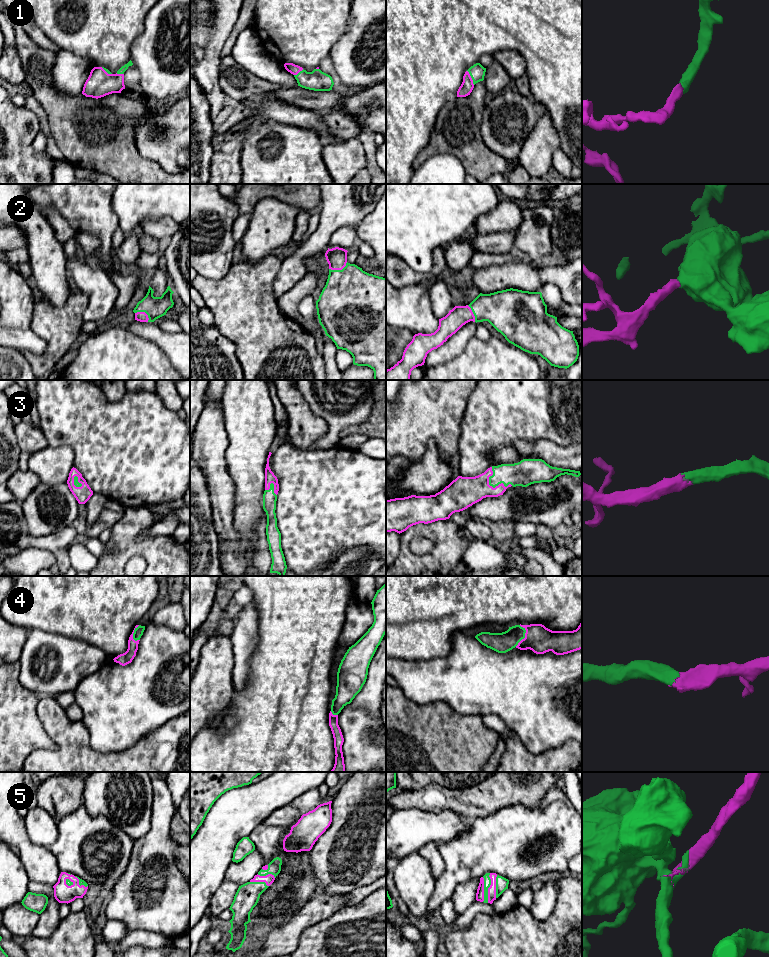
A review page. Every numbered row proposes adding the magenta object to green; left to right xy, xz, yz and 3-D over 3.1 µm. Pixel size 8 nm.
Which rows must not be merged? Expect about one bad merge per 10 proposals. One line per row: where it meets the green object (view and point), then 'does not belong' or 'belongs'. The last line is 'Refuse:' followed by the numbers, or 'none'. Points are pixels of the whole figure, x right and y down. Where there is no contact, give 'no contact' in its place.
1: meets green in yz at (471, 77); belongs
2: meets green in xz at (338, 270); belongs
3: meets green in yz at (492, 486); belongs
4: meets green in yz at (524, 636); belongs
5: meets green in yz at (488, 887); belongs
Refuse: none

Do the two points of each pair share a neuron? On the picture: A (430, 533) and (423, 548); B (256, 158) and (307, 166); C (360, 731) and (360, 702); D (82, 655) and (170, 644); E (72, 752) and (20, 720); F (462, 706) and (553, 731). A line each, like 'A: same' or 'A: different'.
A: different
B: same
C: different
D: different
E: different
F: same

